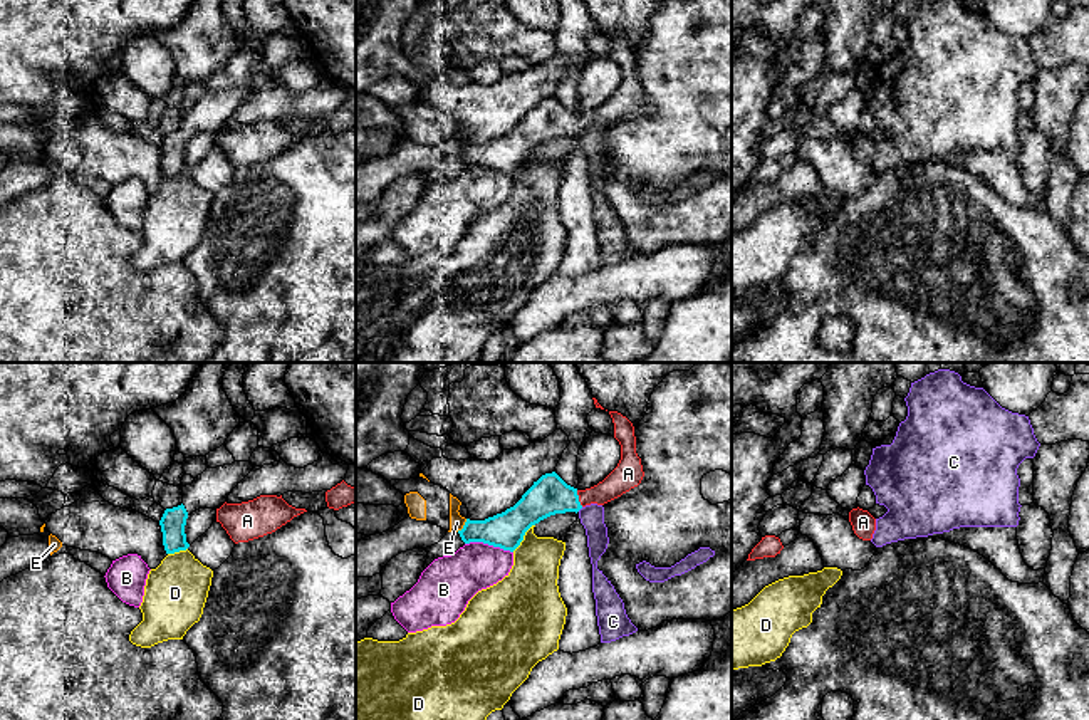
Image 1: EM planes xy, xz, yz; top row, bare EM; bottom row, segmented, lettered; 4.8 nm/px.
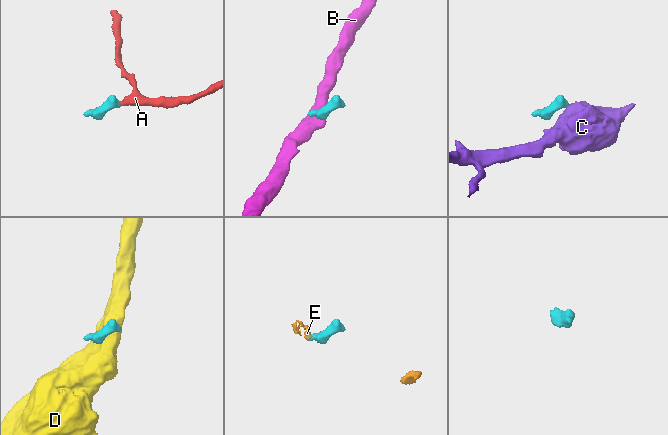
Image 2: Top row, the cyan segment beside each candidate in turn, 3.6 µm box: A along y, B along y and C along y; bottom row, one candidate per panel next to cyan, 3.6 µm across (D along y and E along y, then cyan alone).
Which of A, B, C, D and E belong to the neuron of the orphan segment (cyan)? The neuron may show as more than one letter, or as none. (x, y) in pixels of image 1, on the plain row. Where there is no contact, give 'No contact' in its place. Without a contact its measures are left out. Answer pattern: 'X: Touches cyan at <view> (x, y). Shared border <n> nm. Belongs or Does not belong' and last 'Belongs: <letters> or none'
A: Touches cyan at xz (578, 123). Shared border 90 nm. Belongs
B: Touches cyan at xz (489, 168). Shared border 240 nm. Does not belong
C: Touches cyan at xz (579, 133). Shared border 40 nm. Does not belong
D: Touches cyan at xz (522, 161). Shared border 170 nm. Does not belong
E: Touches cyan at xz (463, 150). Shared border 80 nm. Does not belong
Belongs: A

